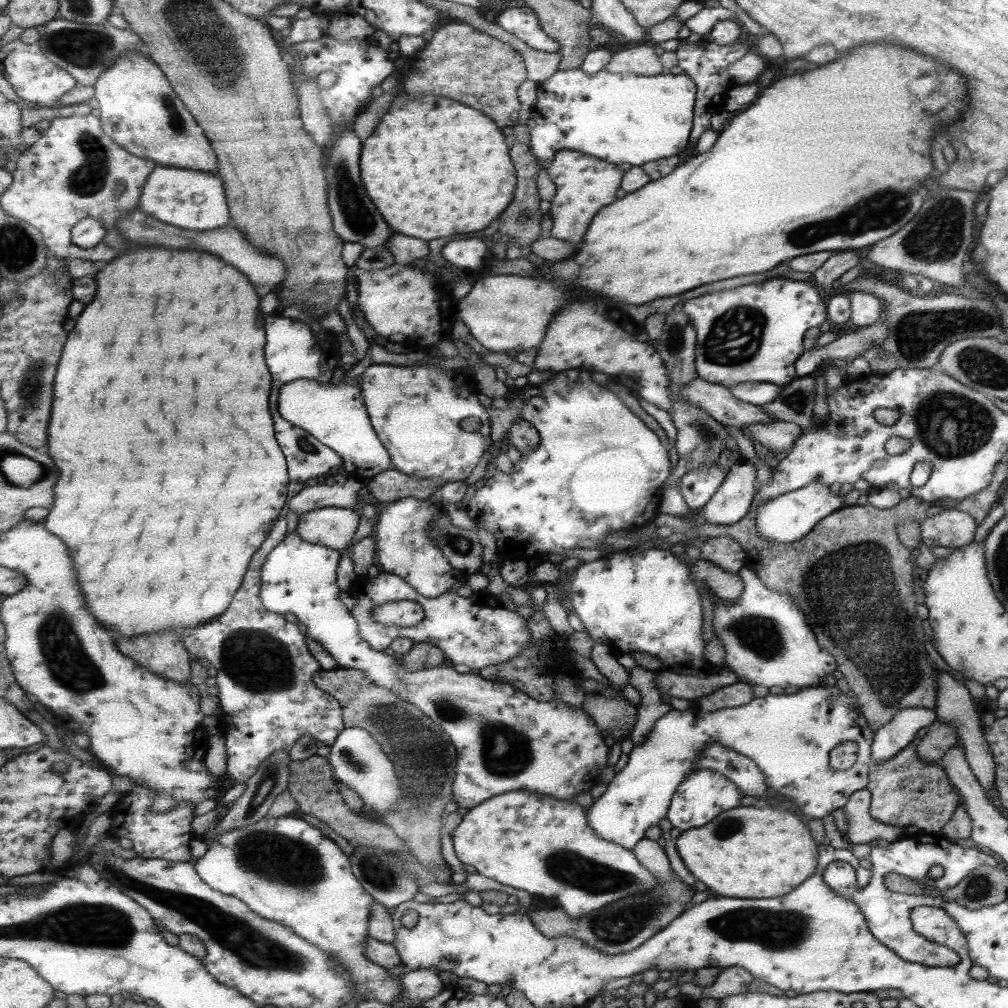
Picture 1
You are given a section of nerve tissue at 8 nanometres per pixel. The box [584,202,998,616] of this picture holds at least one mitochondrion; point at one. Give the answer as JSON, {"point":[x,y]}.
{"point":[949,423]}

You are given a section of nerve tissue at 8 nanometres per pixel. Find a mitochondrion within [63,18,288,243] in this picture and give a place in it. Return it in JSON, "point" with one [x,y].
{"point":[90,176]}

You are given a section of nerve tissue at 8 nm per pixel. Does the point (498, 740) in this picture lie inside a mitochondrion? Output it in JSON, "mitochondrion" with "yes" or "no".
{"mitochondrion":"yes"}

